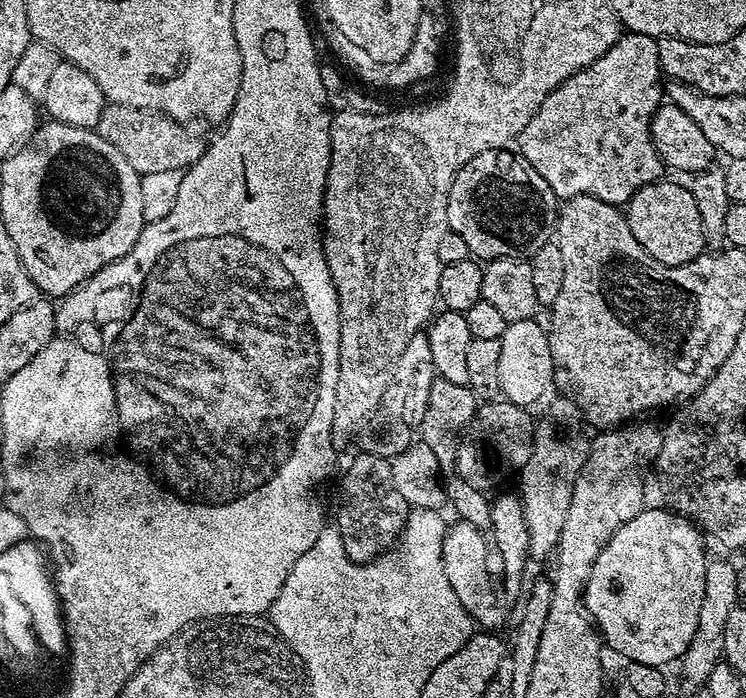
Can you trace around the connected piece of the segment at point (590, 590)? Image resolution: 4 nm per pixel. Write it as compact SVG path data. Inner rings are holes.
M667 507L645 508L612 535L602 554L598 554L584 586L584 604L607 647L609 644L621 652L628 662L668 666L671 660L679 661L694 638L698 610L702 610L709 562L709 557L704 556L704 543L705 537L691 520Z

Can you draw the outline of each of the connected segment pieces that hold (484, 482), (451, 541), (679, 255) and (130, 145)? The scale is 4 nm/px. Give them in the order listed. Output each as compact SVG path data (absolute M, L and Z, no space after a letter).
M488 398L477 407L466 431L457 439L454 449L454 472L478 491L487 493L496 484L496 471L500 468L500 456L518 470L530 458L534 427L531 411L522 405L515 405L503 398Z
M460 520L445 531L443 569L446 570L446 578L450 581L451 589L454 590L454 594L457 595L464 608L467 609L469 616L472 617L473 621L478 622L481 629L496 632L496 624L498 622L506 624L508 616L498 605L490 584L492 583L491 577L485 570L485 556L488 550L488 542L483 531L470 526L469 523Z
M663 182L642 186L628 200L626 215L636 241L658 262L678 266L705 251L702 218L698 214L698 205L694 203L691 187Z
M105 103L102 118L98 118L94 130L102 139L110 142L110 146L114 146L114 150L118 150L118 154L122 154L122 158L126 158L136 172L145 176L161 170L186 170L198 162L205 150L205 141L200 141L194 133L184 128L187 127L181 121L172 120L158 112Z

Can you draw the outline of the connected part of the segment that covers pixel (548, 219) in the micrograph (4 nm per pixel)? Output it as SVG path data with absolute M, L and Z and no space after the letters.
M507 147L495 148L494 150L482 150L454 178L450 186L450 194L446 202L446 218L448 227L454 234L466 242L469 253L477 261L489 260L523 260L531 258L538 250L542 250L544 244L549 243L550 233L554 228L554 213L558 208L558 197L550 190L546 178L538 174L524 160L523 156Z

